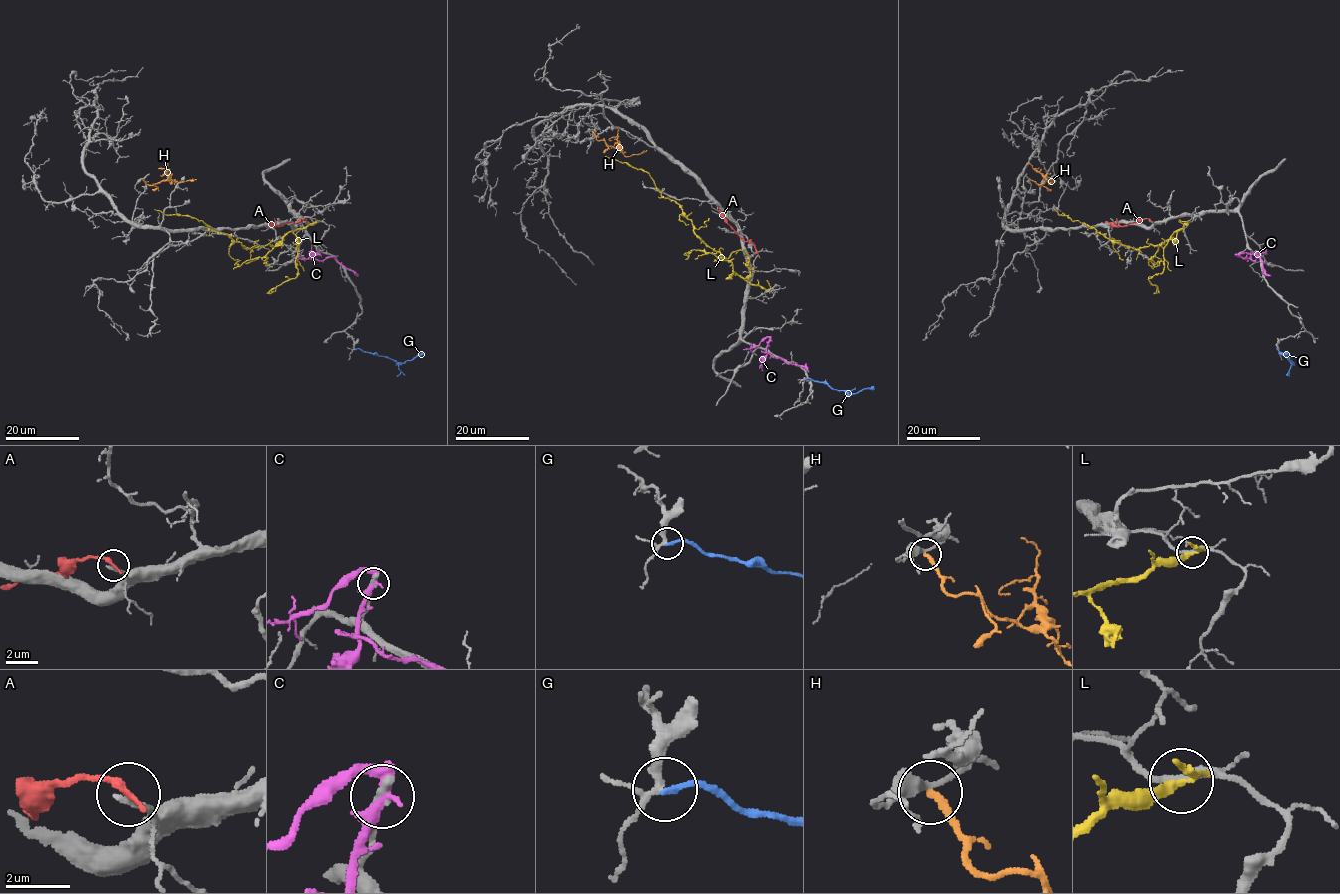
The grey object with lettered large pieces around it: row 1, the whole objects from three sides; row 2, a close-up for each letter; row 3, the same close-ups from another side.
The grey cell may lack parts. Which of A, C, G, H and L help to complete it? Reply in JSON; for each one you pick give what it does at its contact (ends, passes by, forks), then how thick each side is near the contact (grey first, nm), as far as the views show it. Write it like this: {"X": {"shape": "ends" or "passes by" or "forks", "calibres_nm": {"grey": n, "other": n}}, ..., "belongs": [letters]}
{"belongs": []}

